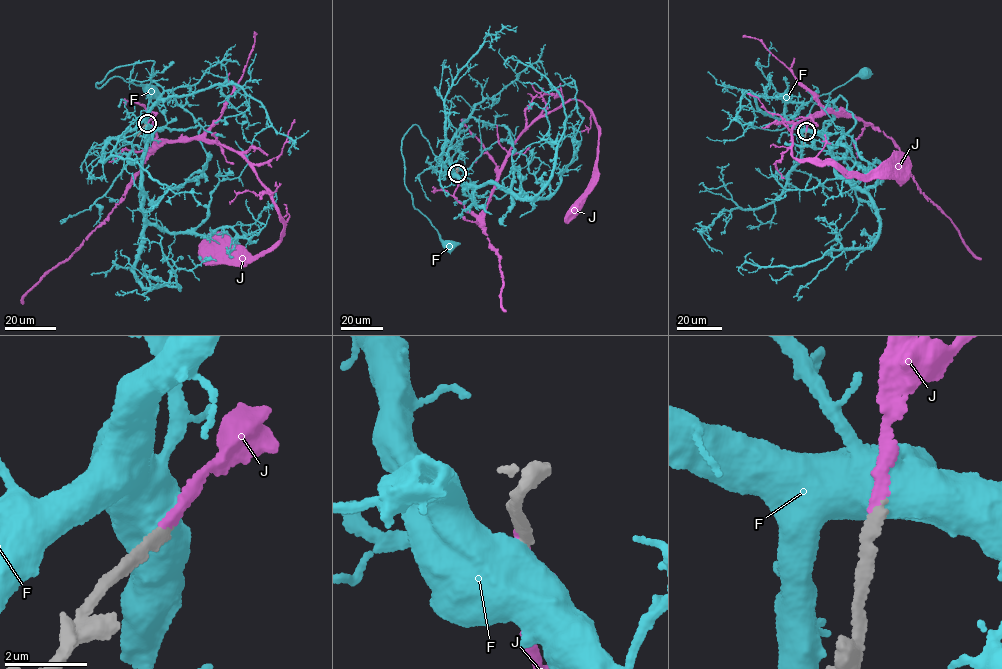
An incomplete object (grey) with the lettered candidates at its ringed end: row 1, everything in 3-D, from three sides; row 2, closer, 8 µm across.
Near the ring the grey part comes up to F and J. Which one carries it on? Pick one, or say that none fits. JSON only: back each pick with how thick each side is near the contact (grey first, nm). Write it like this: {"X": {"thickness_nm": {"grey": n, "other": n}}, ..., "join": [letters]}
{"J": {"thickness_nm": {"grey": 240, "other": 200}}, "join": ["J"]}

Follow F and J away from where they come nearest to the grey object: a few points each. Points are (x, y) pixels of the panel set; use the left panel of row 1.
F: (148, 122), (153, 61), (117, 67), (95, 84), (100, 88), (115, 76), (142, 85), (150, 91)
J: (147, 123), (149, 111), (157, 139), (201, 135), (235, 152), (278, 210), (280, 242), (255, 259), (206, 251)

